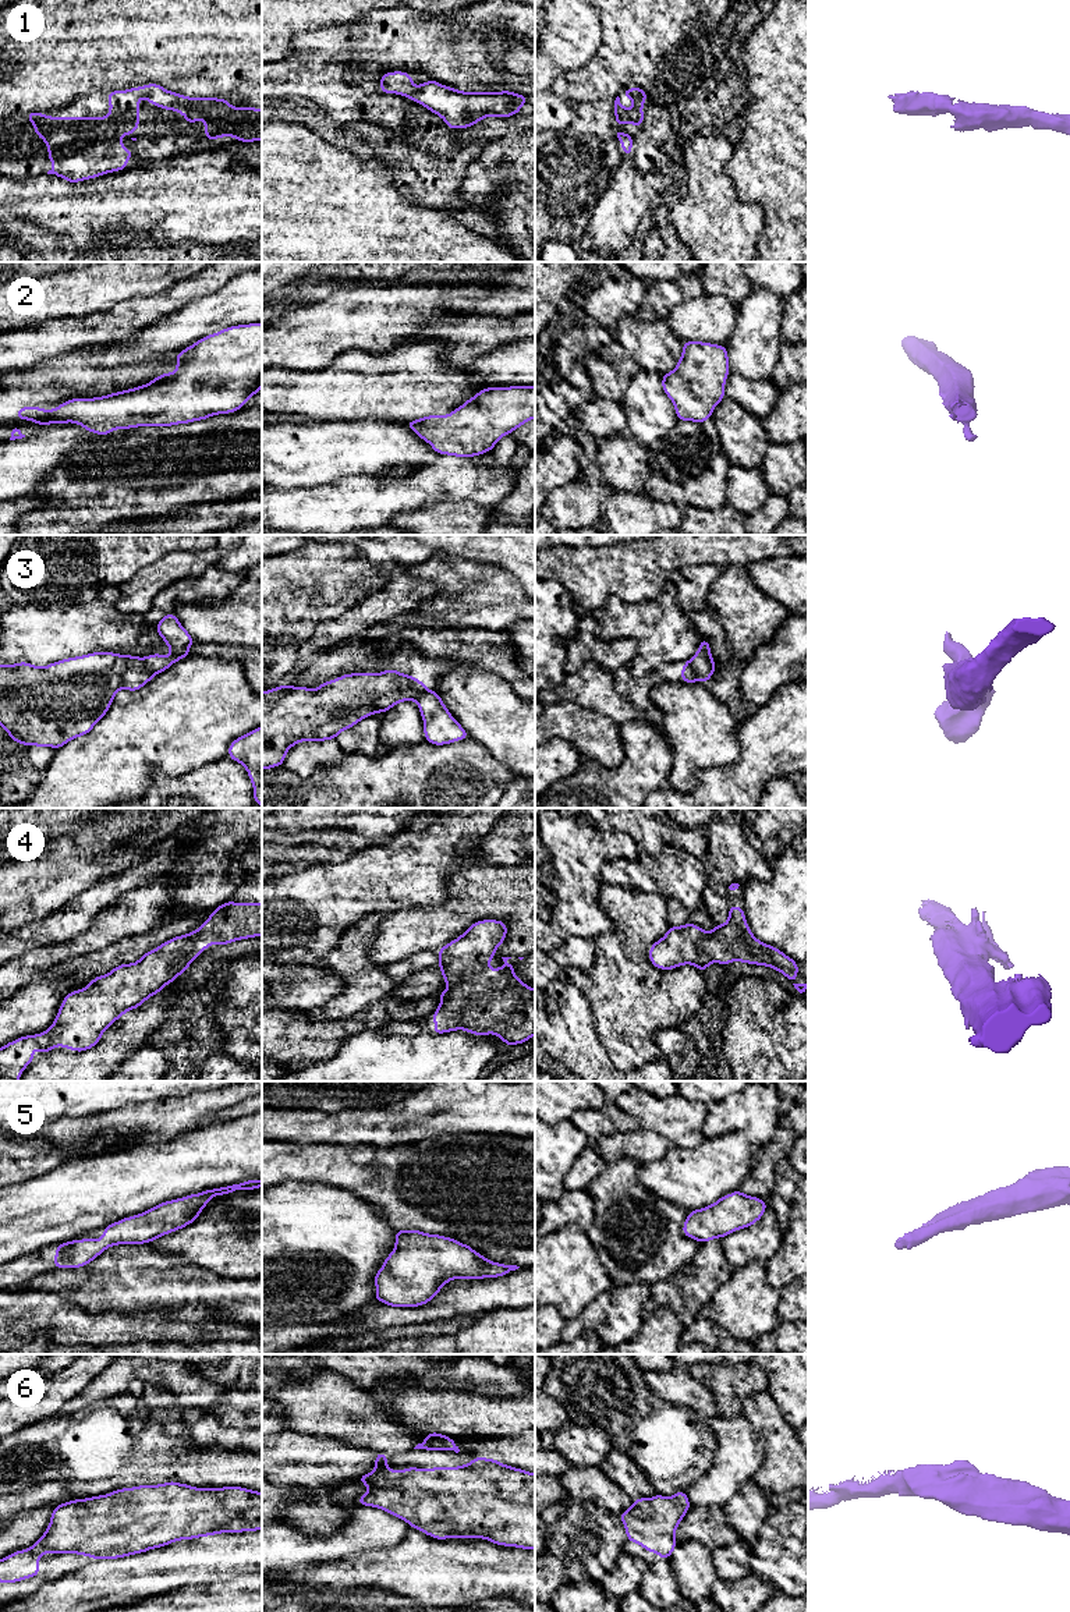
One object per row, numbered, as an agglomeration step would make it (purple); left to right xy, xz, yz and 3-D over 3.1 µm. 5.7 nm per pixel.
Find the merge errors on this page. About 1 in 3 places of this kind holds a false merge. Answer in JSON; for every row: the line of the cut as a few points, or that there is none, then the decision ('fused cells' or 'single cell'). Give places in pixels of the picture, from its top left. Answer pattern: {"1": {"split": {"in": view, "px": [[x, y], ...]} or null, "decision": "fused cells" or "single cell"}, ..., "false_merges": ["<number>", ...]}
{"1": {"split": null, "decision": "single cell"}, "2": {"split": null, "decision": "single cell"}, "3": {"split": {"in": "yz", "px": [[688, 661], [700, 679]]}, "decision": "fused cells"}, "4": {"split": null, "decision": "single cell"}, "5": {"split": null, "decision": "single cell"}, "6": {"split": null, "decision": "single cell"}, "false_merges": ["3"]}

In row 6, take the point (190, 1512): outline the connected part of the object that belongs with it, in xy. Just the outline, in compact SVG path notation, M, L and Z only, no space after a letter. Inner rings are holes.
M176 1481L121 1488L53 1508L47 1530L31 1548L0 1559L0 1583L38 1577L39 1556L50 1552L72 1552L96 1562L142 1553L180 1540L256 1530L262 1530L262 1492L242 1487L195 1488Z

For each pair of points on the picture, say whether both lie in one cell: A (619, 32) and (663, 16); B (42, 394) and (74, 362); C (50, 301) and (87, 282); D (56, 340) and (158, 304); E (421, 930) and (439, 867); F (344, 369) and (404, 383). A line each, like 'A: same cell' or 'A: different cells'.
A: same cell
B: same cell
C: same cell
D: same cell
E: different cells
F: same cell

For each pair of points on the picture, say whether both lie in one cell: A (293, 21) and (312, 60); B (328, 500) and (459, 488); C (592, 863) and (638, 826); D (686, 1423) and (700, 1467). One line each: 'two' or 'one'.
A: two
B: one
C: two
D: one

